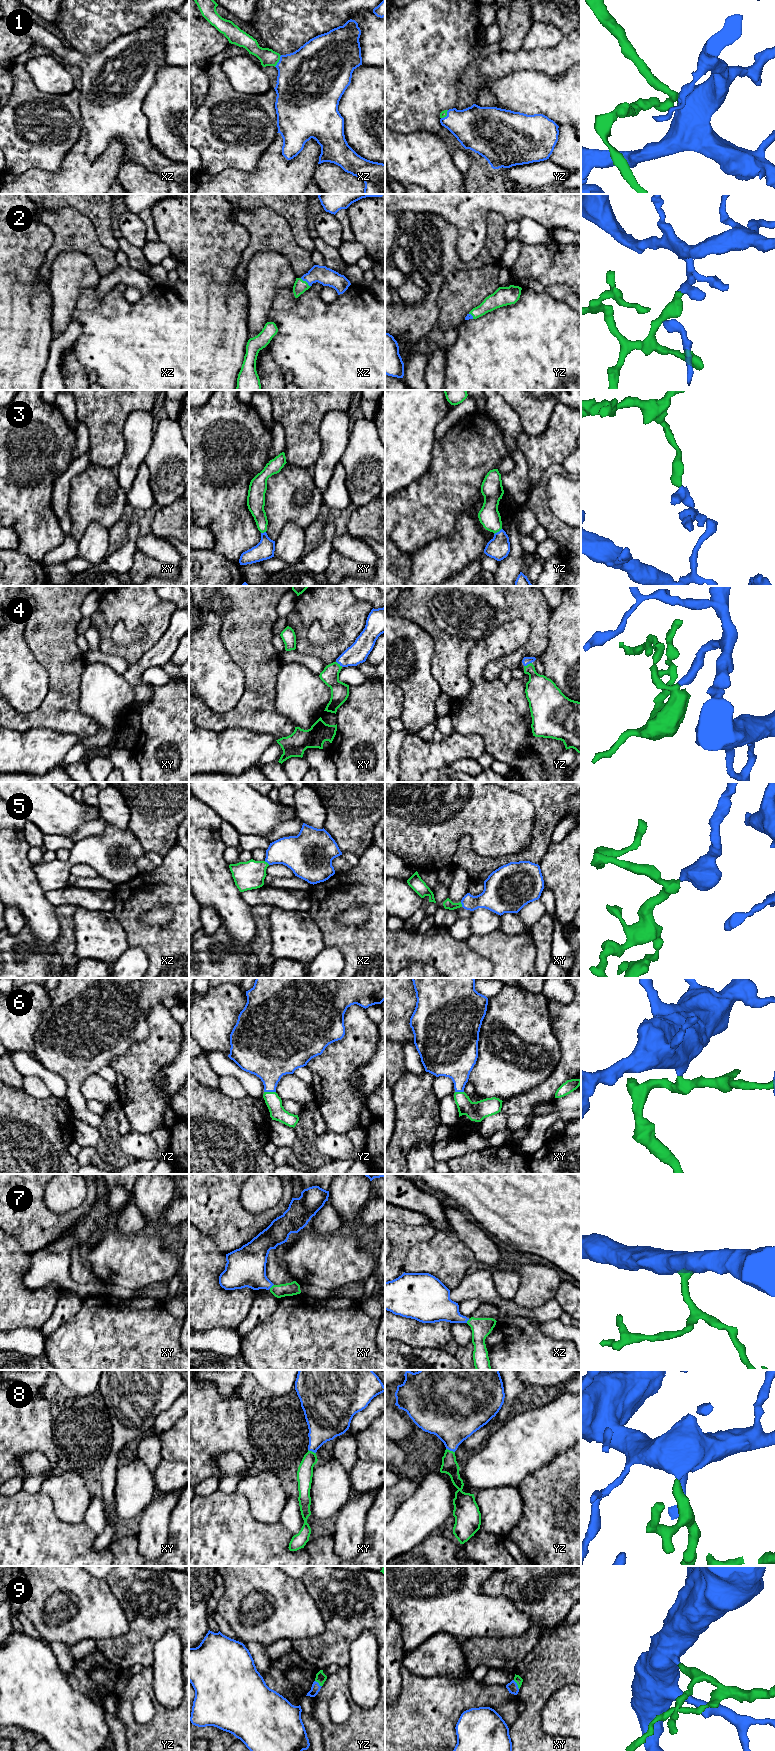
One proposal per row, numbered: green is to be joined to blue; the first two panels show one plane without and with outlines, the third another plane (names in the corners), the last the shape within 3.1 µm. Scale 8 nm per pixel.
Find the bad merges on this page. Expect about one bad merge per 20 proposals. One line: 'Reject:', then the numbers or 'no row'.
Reject: no row

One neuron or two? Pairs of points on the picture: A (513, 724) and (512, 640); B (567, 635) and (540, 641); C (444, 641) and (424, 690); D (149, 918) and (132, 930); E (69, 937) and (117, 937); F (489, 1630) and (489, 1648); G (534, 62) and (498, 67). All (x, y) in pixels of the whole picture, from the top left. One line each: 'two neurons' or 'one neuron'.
A: one neuron
B: two neurons
C: two neurons
D: two neurons
E: two neurons
F: two neurons
G: one neuron

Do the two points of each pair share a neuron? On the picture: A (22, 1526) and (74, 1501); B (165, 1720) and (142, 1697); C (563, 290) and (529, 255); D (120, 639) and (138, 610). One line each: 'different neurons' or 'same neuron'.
A: different neurons
B: different neurons
C: different neurons
D: different neurons

